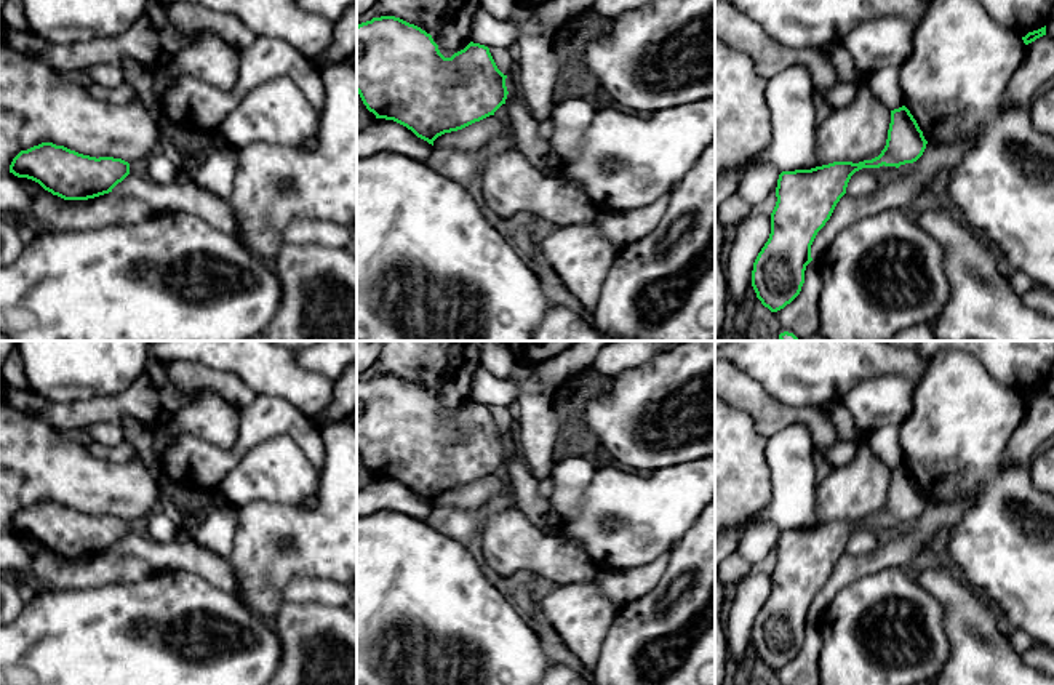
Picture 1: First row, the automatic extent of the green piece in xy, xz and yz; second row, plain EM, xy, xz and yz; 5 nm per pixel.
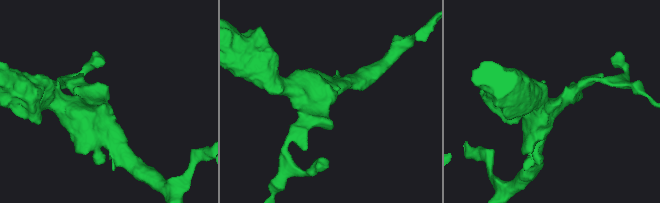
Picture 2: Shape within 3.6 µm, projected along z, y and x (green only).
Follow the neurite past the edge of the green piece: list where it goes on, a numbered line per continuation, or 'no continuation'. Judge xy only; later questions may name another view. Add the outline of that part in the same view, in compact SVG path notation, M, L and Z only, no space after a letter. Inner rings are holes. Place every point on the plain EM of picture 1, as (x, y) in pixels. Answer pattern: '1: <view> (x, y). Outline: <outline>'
no continuation

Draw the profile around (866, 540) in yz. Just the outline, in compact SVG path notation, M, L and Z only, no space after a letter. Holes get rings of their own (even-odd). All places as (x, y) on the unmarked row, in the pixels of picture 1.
M862 527L856 530L846 546L849 555L867 555L883 543L884 531L880 527Z

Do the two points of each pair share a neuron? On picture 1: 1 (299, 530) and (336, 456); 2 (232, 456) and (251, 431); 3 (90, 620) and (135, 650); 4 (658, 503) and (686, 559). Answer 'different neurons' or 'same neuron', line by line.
1: same neuron
2: same neuron
3: same neuron
4: different neurons

